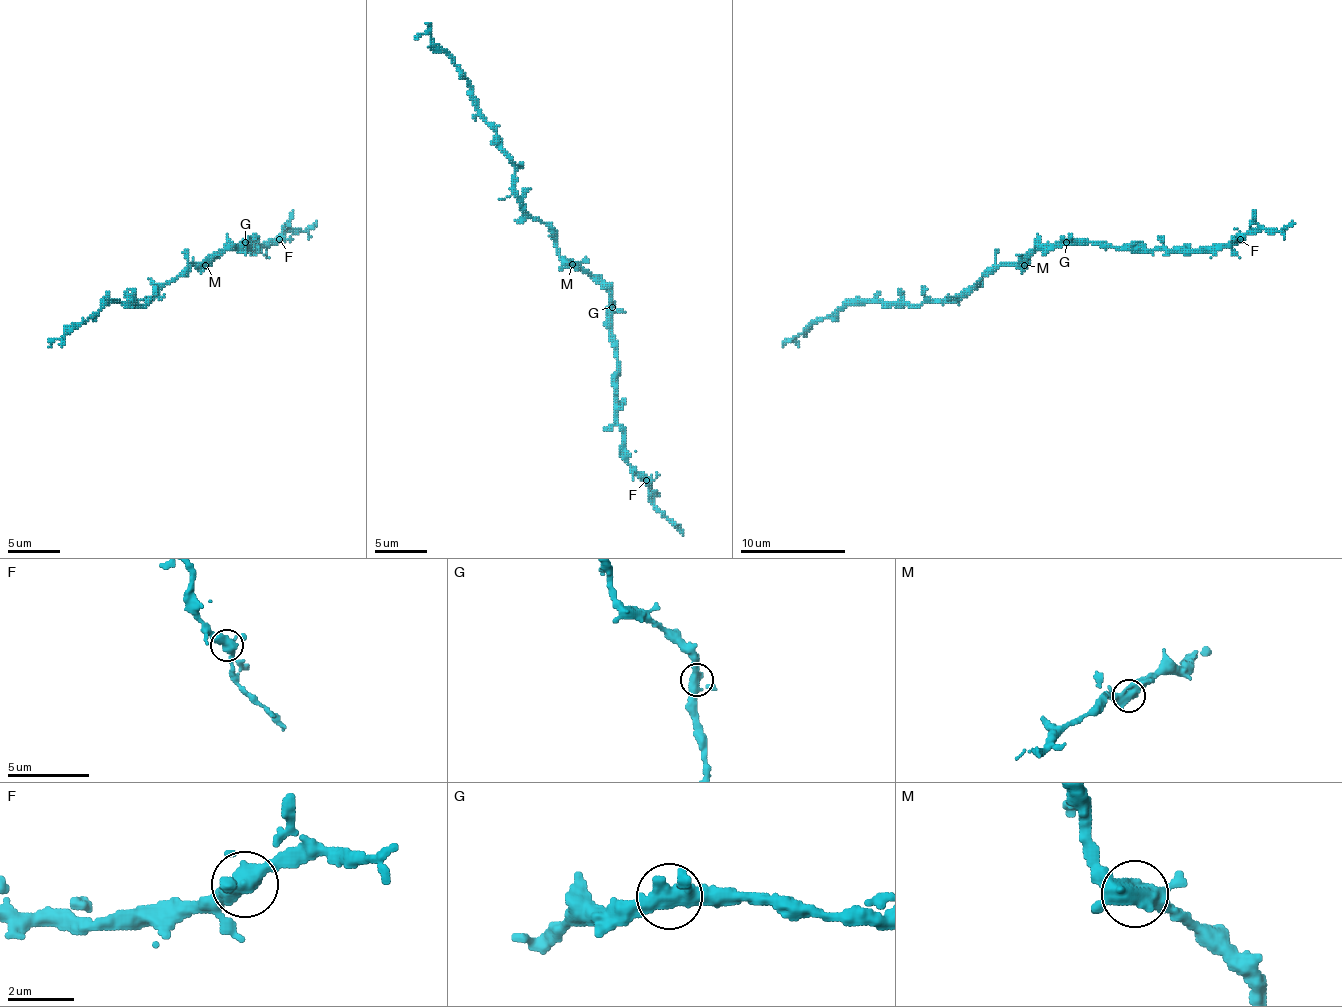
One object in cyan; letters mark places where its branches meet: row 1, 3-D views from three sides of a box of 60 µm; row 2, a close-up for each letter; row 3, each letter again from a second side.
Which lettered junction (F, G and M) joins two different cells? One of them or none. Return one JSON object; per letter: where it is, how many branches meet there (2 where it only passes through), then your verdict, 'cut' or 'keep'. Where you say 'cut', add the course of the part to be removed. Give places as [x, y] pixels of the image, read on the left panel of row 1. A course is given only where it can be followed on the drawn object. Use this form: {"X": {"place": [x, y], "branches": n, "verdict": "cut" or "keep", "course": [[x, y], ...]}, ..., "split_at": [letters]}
{"F": {"place": [279, 239], "branches": 4, "verdict": "keep"}, "G": {"place": [245, 242], "branches": 3, "verdict": "keep"}, "M": {"place": [205, 265], "branches": 4, "verdict": "keep"}, "split_at": []}

